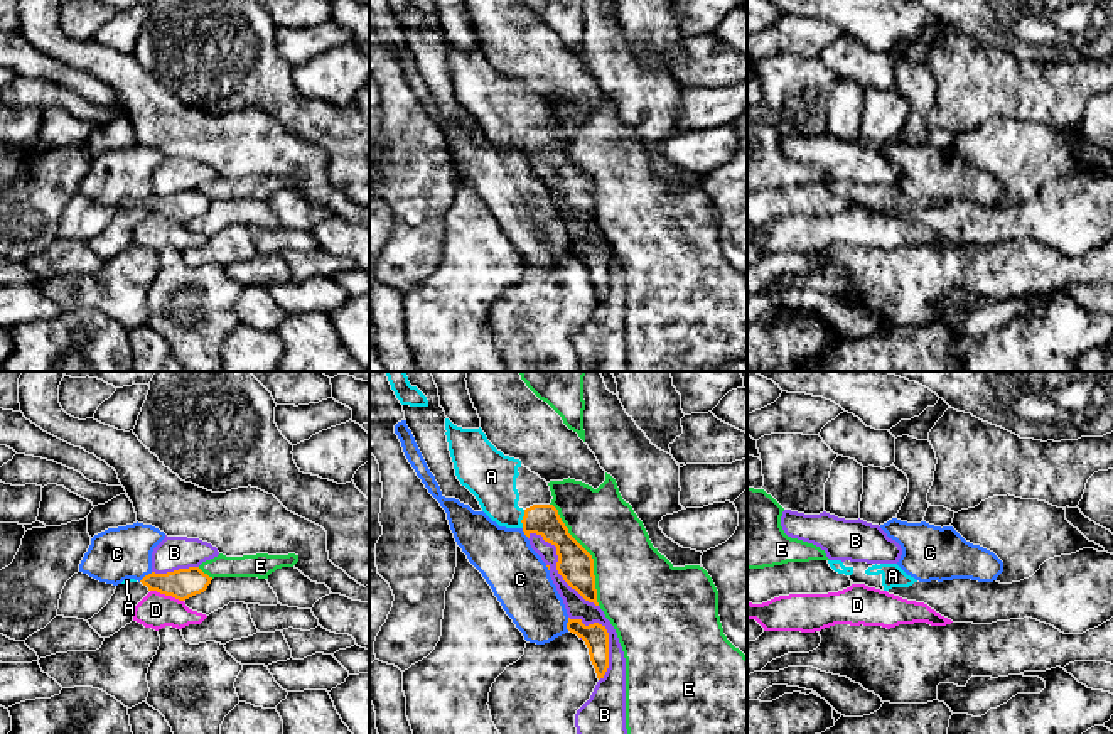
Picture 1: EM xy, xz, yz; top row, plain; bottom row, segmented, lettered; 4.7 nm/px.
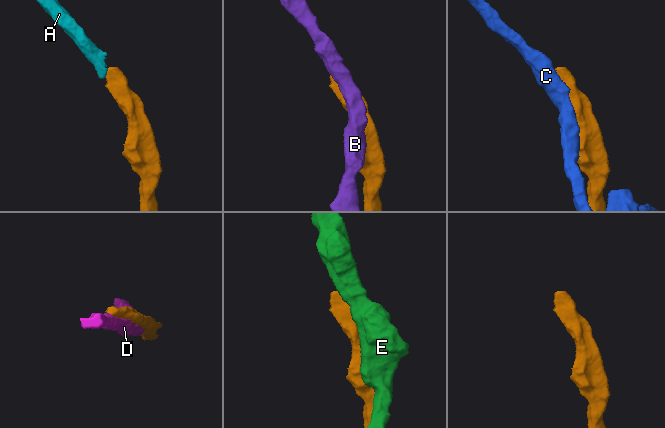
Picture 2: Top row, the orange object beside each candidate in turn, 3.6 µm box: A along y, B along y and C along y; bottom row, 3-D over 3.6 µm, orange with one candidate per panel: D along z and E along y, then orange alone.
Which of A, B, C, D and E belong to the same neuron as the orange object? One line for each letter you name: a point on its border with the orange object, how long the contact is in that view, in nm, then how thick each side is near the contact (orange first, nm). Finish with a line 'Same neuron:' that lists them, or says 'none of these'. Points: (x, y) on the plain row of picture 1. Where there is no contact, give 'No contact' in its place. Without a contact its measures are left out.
A: Touches orange at xz (523, 140). Shared border 90 nm. Thickness 150 nm (orange) against 240 nm
Same neuron: A

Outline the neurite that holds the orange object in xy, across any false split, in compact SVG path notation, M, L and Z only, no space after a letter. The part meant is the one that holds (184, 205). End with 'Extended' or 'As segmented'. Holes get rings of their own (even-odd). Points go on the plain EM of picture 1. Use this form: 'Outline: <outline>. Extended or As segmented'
Outline: M199 189L179 191L167 196L148 196L140 204L148 213L157 213L165 218L172 218L179 223L186 223L207 211L212 199L204 196Z. As segmented

